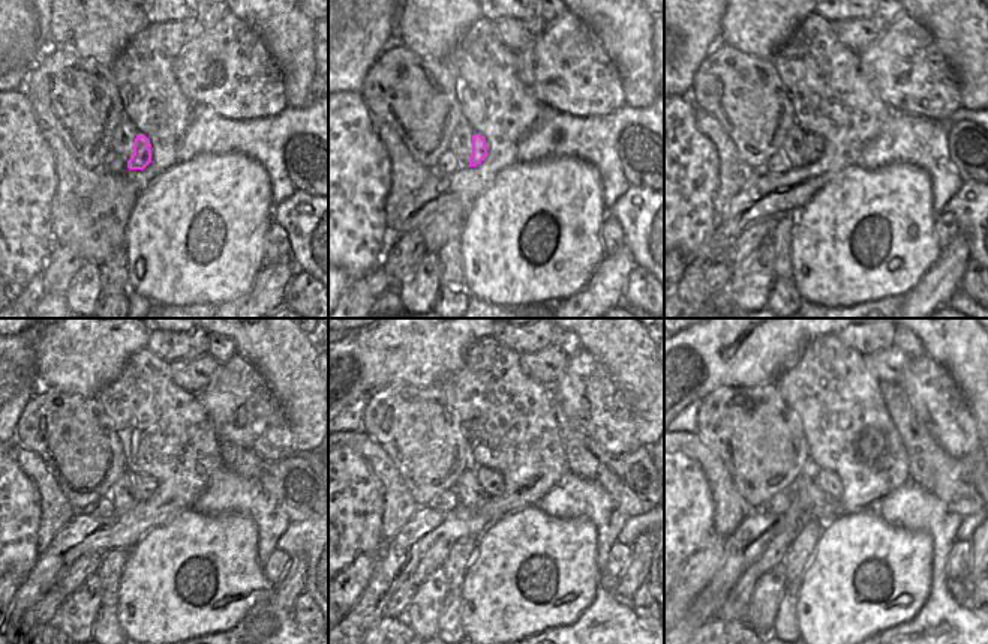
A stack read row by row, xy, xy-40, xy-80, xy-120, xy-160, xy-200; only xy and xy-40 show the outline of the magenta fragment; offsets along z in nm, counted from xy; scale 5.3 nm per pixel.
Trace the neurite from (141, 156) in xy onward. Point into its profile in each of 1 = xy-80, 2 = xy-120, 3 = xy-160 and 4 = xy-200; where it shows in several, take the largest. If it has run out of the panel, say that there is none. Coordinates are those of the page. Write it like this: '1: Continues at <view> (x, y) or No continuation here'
1: Continues at xy-80 (813, 141)
2: Continues at xy-120 (147, 485)
3: Continues at xy-160 (489, 479)
4: Continues at xy-200 (826, 481).

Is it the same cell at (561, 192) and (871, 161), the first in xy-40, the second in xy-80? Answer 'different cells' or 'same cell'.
different cells

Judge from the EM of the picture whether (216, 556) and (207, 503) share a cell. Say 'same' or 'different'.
different

